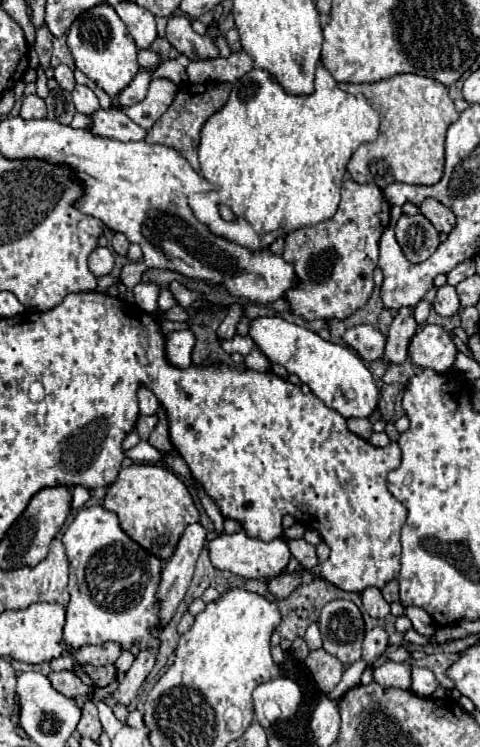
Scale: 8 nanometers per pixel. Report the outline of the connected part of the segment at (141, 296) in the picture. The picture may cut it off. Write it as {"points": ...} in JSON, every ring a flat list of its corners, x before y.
{"points":[[140,282,132,288,134,300,142,310,158,310,158,292,160,286,156,282]]}

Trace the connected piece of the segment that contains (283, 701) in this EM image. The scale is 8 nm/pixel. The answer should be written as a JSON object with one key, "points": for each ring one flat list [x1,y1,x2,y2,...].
{"points":[[280,676,280,678,274,678,274,680,268,680,268,682,260,684,254,690,252,698,254,698,254,712,256,712,258,724,262,728,268,728,270,720,264,716,264,704,268,700,274,700,280,706,280,718,290,718,298,710,302,692,300,692,300,688,294,680,290,680,286,676]]}

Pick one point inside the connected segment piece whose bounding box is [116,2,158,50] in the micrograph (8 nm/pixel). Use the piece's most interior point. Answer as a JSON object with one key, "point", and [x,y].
{"point":[141,24]}

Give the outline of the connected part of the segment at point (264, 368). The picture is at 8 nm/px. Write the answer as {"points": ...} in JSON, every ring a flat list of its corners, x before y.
{"points":[[254,346,250,350,250,354,244,358,244,366,250,370,258,370,258,372,268,372,270,370,270,360]]}

